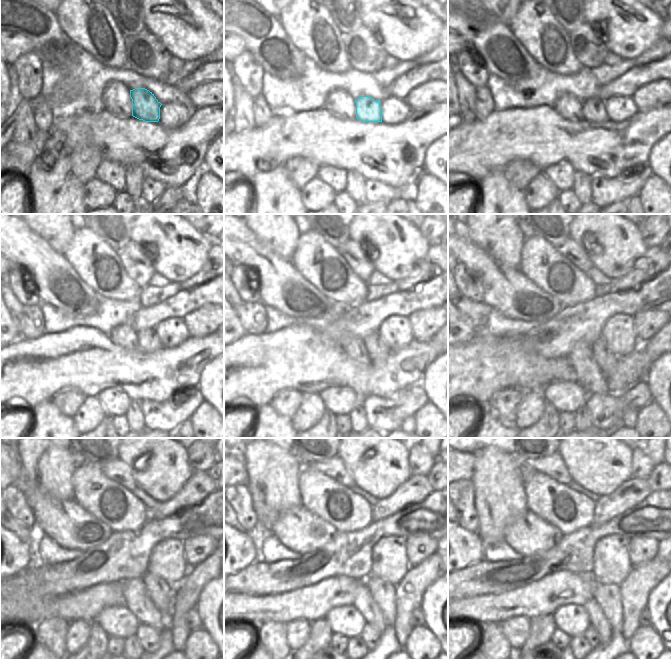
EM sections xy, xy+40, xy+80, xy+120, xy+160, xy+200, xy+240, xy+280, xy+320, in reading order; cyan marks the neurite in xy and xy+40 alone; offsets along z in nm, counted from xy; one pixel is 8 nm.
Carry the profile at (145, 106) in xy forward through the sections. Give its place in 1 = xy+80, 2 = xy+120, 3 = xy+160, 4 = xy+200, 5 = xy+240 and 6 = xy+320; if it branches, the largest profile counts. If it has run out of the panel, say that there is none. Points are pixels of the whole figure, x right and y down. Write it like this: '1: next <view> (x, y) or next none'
1: next xy+80 (593, 110)
2: next xy+120 (148, 339)
3: next xy+160 (377, 350)
4: next xy+200 (605, 358)
5: next xy+240 (161, 592)
6: next xy+320 (608, 596)

